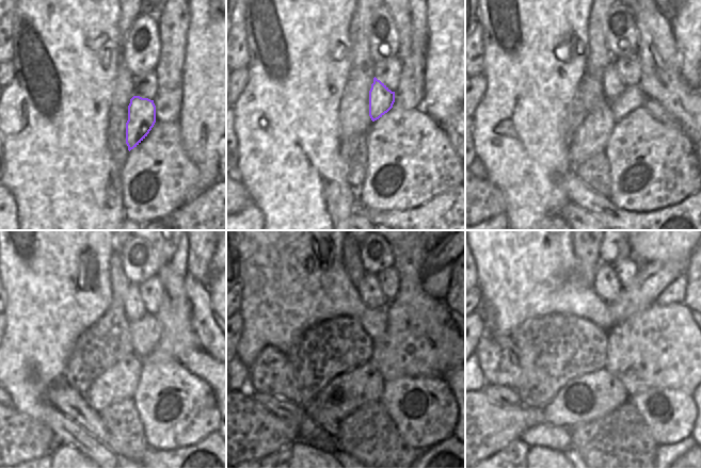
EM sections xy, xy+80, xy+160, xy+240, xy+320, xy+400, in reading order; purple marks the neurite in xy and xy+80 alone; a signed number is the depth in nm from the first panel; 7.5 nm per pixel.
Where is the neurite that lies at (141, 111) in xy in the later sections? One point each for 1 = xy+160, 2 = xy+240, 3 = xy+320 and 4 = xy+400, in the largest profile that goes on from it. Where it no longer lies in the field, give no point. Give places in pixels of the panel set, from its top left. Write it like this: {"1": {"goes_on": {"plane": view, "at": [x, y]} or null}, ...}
{"1": {"goes_on": {"plane": "xy+160", "at": [614, 86]}}, "2": {"goes_on": {"plane": "xy+240", "at": [134, 308]}}, "3": {"goes_on": {"plane": "xy+320", "at": [369, 290]}}, "4": {"goes_on": {"plane": "xy+400", "at": [607, 286]}}}

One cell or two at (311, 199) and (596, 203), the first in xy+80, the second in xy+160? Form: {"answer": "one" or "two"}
{"answer": "two"}

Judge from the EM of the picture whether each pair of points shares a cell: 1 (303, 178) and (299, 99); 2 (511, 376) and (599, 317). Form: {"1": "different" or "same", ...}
{"1": "same", "2": "different"}

